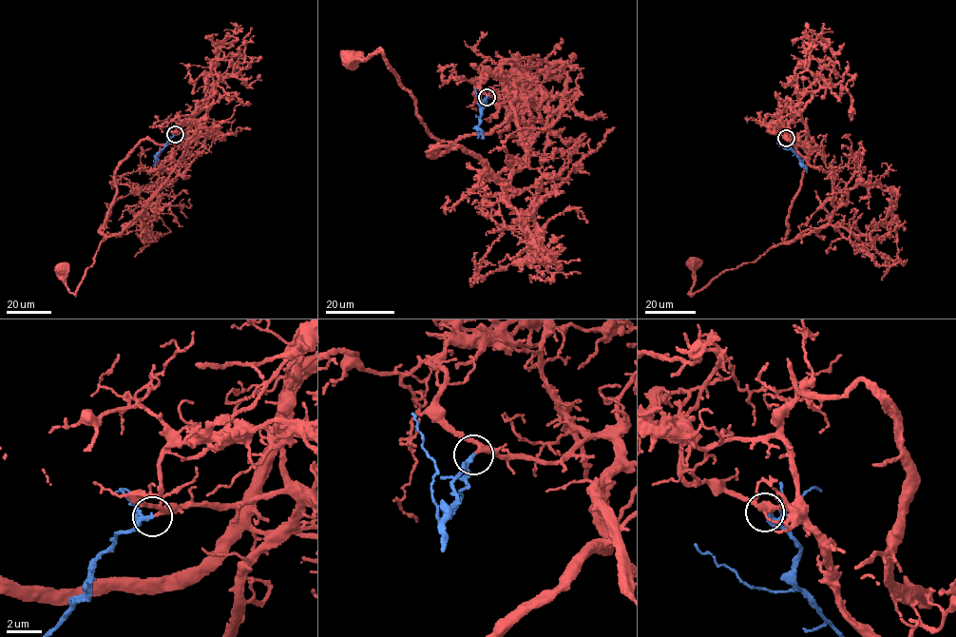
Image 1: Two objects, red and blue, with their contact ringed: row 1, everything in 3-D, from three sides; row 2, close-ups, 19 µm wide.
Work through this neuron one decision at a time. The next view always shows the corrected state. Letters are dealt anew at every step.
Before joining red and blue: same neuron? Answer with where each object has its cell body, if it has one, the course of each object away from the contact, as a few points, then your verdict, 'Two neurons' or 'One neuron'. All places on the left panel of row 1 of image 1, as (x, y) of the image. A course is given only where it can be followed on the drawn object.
Soma of red: (59, 269). Soma of blue: none. Course of red: (175, 134), (194, 133), (175, 169), (131, 224), (102, 241), (75, 294), (69, 291), (58, 270). Course of blue: (175, 134), (156, 154), (154, 164). One neuron

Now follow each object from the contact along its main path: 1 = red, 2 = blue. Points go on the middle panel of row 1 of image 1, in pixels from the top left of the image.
1: (487, 96), (514, 94), (526, 156), (511, 179), (496, 182), (477, 157), (430, 136), (381, 51), (348, 61)
2: (487, 96), (476, 127), (483, 132), (482, 139)

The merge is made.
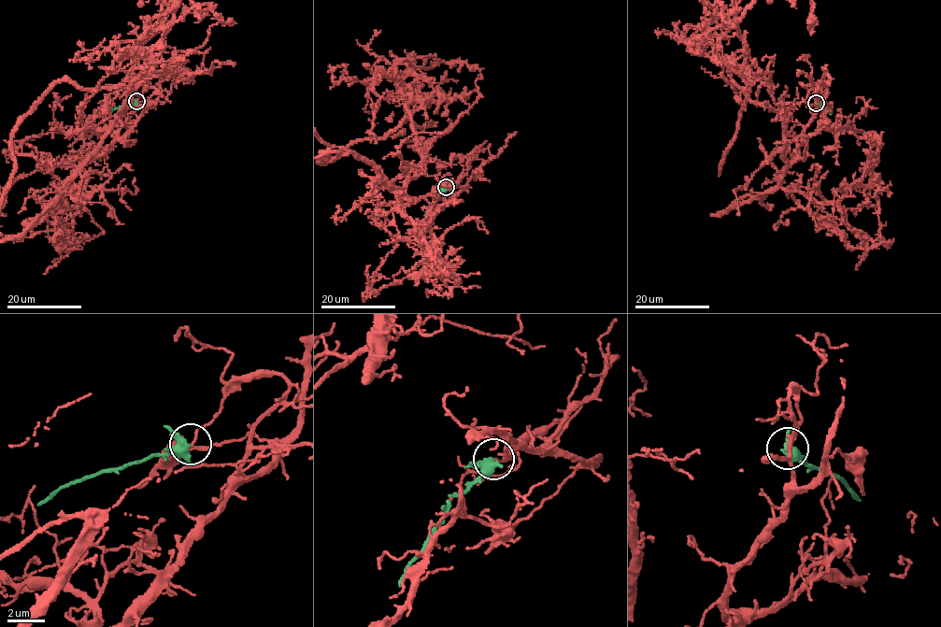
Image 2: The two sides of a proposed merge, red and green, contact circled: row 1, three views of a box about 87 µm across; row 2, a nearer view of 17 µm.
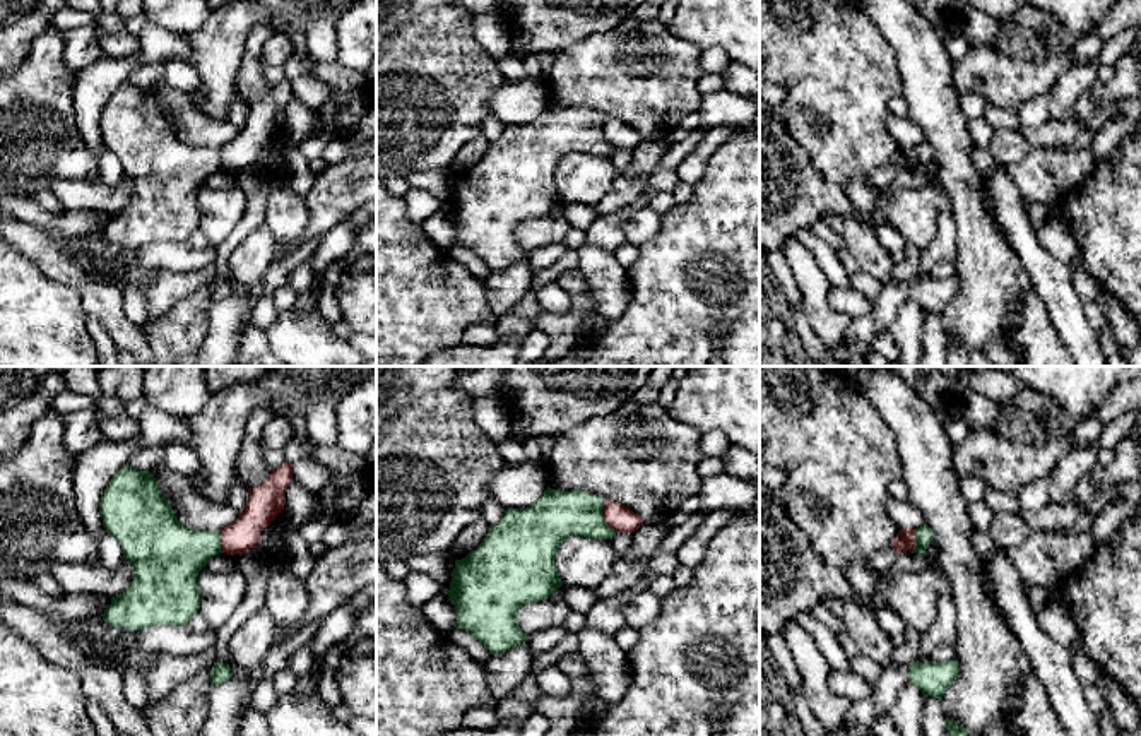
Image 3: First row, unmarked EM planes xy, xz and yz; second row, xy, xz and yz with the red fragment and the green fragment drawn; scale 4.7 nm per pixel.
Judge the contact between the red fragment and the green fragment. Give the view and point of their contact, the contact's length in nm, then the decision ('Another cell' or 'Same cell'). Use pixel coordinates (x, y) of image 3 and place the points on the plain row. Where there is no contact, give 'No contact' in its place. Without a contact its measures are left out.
Touches red at xz (603, 132). Shared border 170 nm. Another cell

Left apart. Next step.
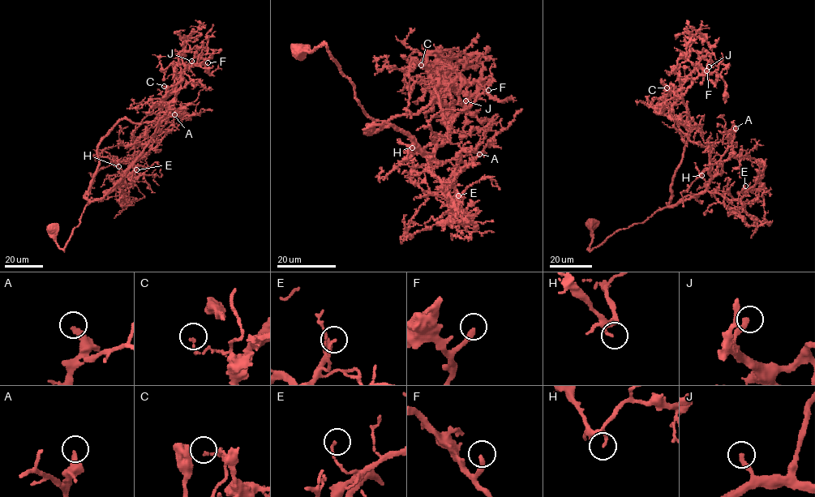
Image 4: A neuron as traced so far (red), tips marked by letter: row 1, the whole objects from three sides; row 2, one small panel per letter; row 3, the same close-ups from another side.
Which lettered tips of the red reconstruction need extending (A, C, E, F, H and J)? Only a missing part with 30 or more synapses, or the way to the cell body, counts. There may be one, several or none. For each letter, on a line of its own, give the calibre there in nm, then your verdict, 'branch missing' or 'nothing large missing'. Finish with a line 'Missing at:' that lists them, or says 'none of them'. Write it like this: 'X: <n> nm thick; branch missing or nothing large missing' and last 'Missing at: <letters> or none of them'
A: 280 nm thick; branch missing
C: 130 nm thick; nothing large missing
E: 140 nm thick; nothing large missing
F: 240 nm thick; branch missing
H: 150 nm thick; nothing large missing
J: 280 nm thick; branch missing
Missing at: A, F, J

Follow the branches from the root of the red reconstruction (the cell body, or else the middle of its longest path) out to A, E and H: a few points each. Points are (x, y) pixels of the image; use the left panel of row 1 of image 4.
A: (49, 229), (56, 245), (64, 250), (86, 206), (109, 193), (131, 163), (159, 143), (173, 128), (174, 114)
E: (49, 229), (56, 245), (64, 250), (86, 206), (103, 199), (120, 180), (122, 183), (132, 183), (136, 169)
H: (49, 229), (56, 245), (64, 250), (86, 206), (109, 193), (130, 164), (114, 161), (118, 166)

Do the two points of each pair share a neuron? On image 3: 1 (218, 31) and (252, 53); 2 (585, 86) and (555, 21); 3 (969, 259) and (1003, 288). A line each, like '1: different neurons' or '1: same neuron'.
1: different neurons
2: different neurons
3: same neuron

